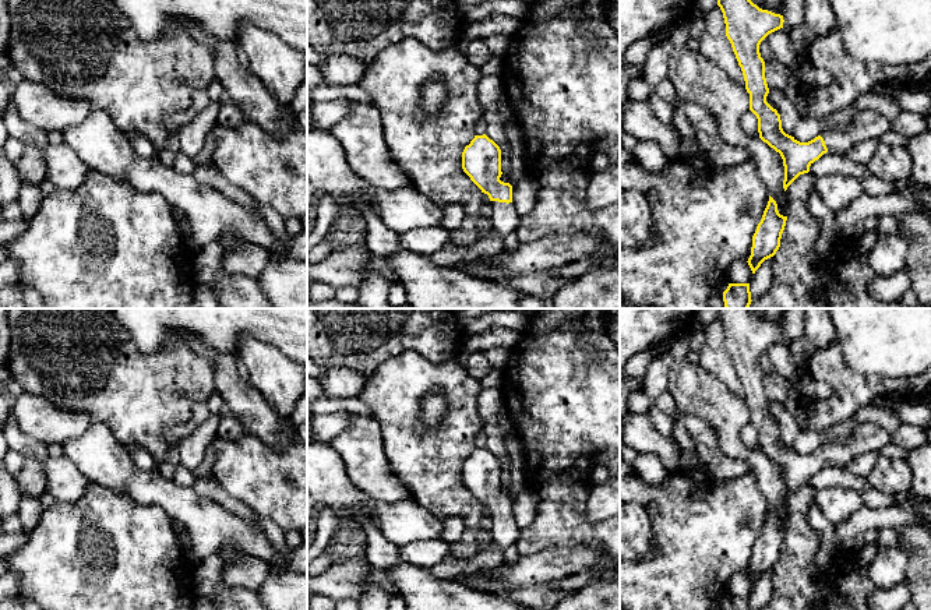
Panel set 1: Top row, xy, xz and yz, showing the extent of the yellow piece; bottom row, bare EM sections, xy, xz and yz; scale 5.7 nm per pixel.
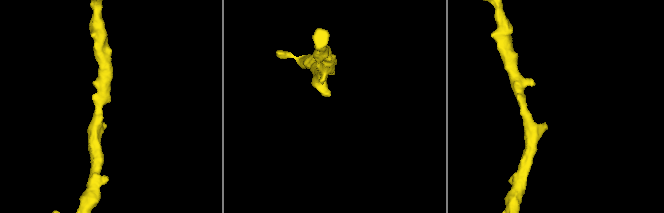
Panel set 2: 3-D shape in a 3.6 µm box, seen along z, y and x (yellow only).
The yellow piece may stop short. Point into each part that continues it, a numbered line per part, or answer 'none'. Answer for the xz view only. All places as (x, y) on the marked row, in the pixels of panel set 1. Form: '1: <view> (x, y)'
1: xz (504, 218)

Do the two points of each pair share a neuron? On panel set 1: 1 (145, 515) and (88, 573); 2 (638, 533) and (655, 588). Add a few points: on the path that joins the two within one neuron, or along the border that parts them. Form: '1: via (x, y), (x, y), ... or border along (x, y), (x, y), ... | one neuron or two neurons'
1: via (131, 529), (102, 559) | one neuron
2: border along (641, 559), (634, 561) | two neurons

